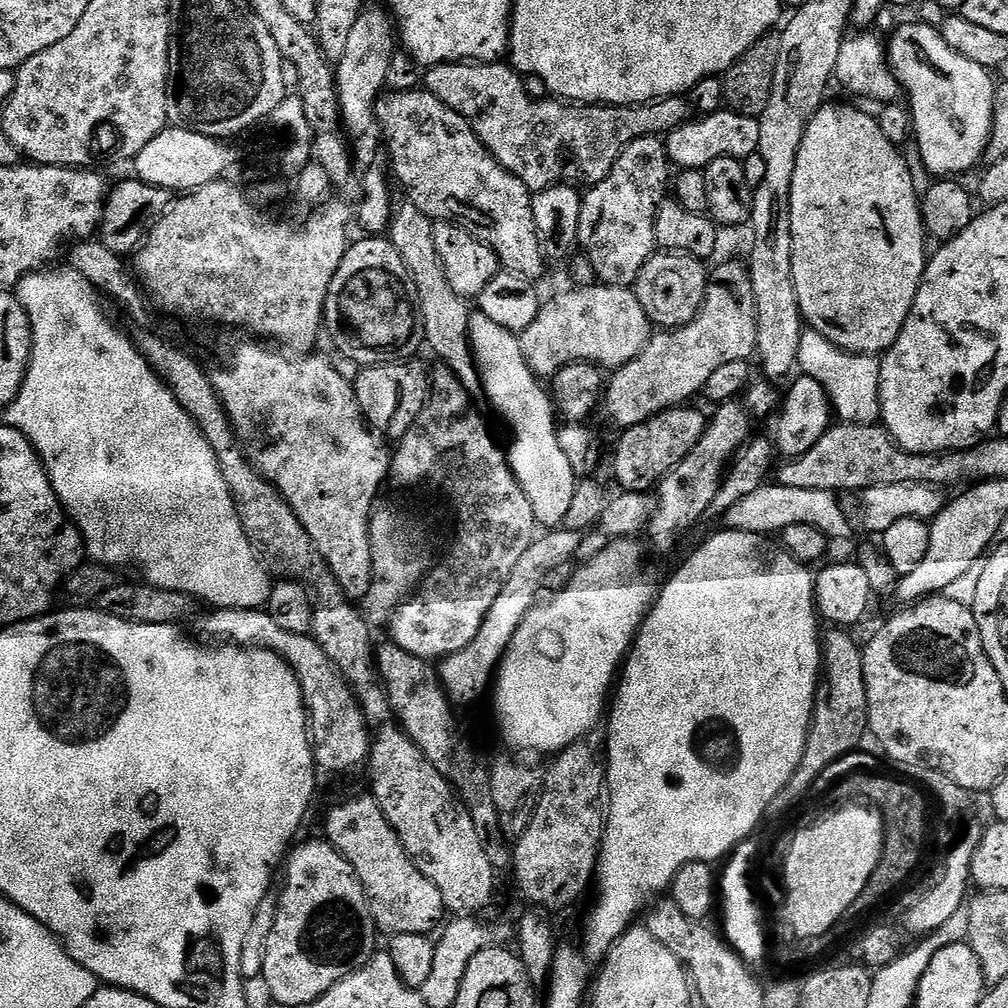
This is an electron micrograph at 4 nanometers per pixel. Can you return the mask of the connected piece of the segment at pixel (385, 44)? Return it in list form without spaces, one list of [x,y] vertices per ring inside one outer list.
[[[365,7],[360,17],[354,22],[354,30],[346,38],[346,48],[342,50],[342,58],[335,61],[334,71],[336,74],[336,89],[340,99],[340,119],[343,127],[349,133],[356,136],[364,136],[371,128],[374,128],[374,113],[376,101],[386,88],[386,73],[392,61],[392,57],[398,51],[398,36],[394,31],[394,20],[387,7]]]

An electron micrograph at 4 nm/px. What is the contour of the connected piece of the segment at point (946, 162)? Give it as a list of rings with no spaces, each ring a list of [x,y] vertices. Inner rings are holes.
[[[921,22],[904,24],[889,40],[886,40],[888,65],[898,78],[901,89],[906,93],[906,104],[912,114],[912,131],[914,144],[918,149],[920,161],[925,170],[936,178],[960,178],[981,159],[985,159],[988,142],[992,138],[992,115],[997,85],[992,84],[993,73],[987,68],[962,58],[958,50],[946,46],[939,27],[932,27]]]

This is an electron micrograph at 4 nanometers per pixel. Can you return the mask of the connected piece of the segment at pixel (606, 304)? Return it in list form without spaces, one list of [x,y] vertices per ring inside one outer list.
[[[593,282],[576,286],[573,292],[560,292],[540,309],[538,318],[522,332],[524,358],[537,375],[549,377],[563,365],[587,362],[604,370],[615,370],[630,362],[647,346],[654,335],[654,324],[643,300],[632,288],[615,288],[609,284]]]

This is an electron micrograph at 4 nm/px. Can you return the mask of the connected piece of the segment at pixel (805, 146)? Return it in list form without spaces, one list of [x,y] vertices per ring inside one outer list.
[[[825,103],[818,109],[814,118],[806,126],[802,146],[798,150],[798,162],[794,166],[794,186],[790,190],[790,234],[792,235],[792,277],[794,290],[800,303],[800,314],[809,325],[823,326],[825,329],[837,328],[840,333],[834,336],[836,344],[853,353],[884,354],[896,343],[898,334],[914,306],[914,298],[920,289],[924,277],[926,252],[924,256],[924,220],[920,217],[920,196],[916,191],[908,162],[897,145],[882,134],[876,116],[867,116],[860,108],[851,108],[848,104]]]

